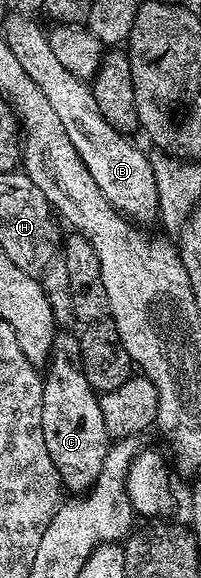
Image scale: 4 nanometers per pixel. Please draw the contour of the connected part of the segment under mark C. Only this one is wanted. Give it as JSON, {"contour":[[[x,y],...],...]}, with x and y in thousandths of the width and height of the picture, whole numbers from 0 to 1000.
{"contour":[[[294,573],[269,583],[269,597],[249,607],[239,635],[224,638],[209,659],[209,749],[219,772],[239,779],[239,798],[269,803],[284,829],[308,832],[313,846],[348,855],[413,855],[448,849],[483,834],[522,787],[557,770],[557,758],[517,737],[517,716],[498,716],[493,680],[468,676],[438,654],[408,645],[398,628],[398,599],[388,581]]]}

